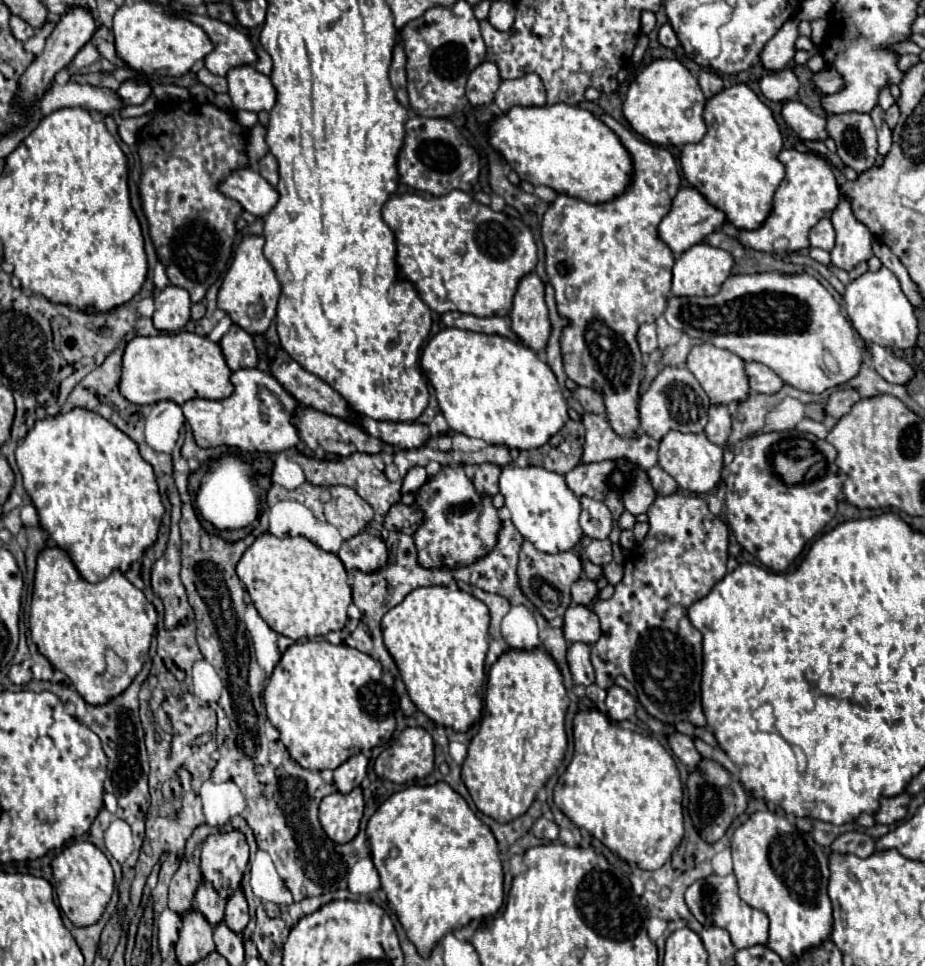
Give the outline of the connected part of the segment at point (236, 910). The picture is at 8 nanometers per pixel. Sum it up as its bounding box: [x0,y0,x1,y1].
[225,890,249,934]

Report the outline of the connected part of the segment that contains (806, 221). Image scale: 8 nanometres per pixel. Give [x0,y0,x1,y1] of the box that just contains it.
[739,150,839,252]

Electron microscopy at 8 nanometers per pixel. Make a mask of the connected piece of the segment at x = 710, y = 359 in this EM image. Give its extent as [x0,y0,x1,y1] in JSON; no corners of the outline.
[687,342,749,404]

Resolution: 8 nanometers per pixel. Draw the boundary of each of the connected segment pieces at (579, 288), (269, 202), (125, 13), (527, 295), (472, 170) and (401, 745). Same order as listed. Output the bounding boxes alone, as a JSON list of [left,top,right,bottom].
[[541,114,679,436],[221,168,279,216],[113,2,213,76],[509,272,551,352],[397,116,481,196],[375,728,433,784]]

